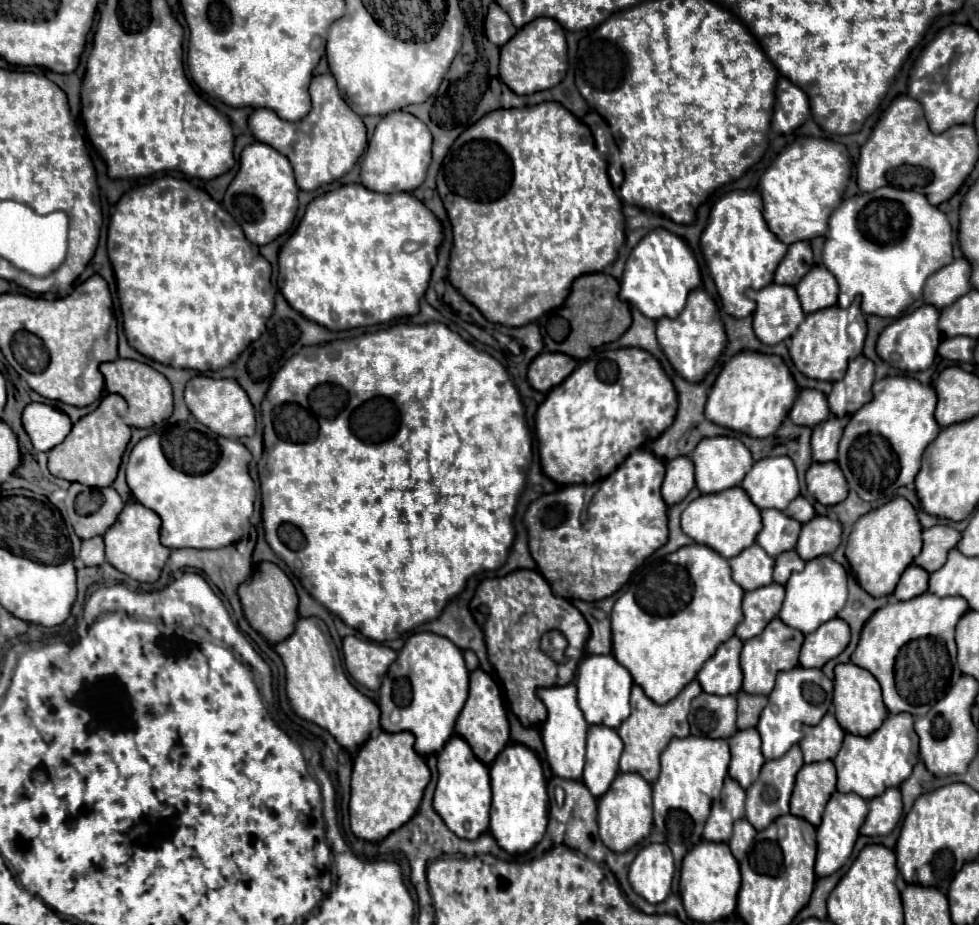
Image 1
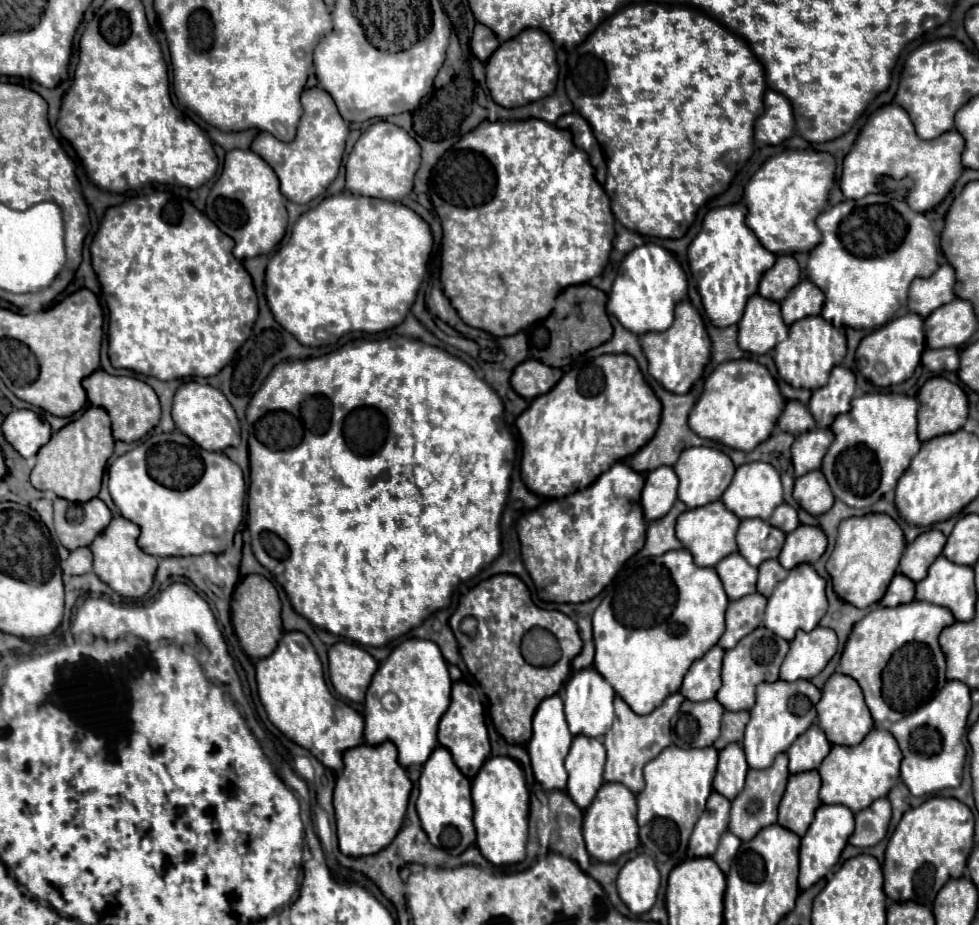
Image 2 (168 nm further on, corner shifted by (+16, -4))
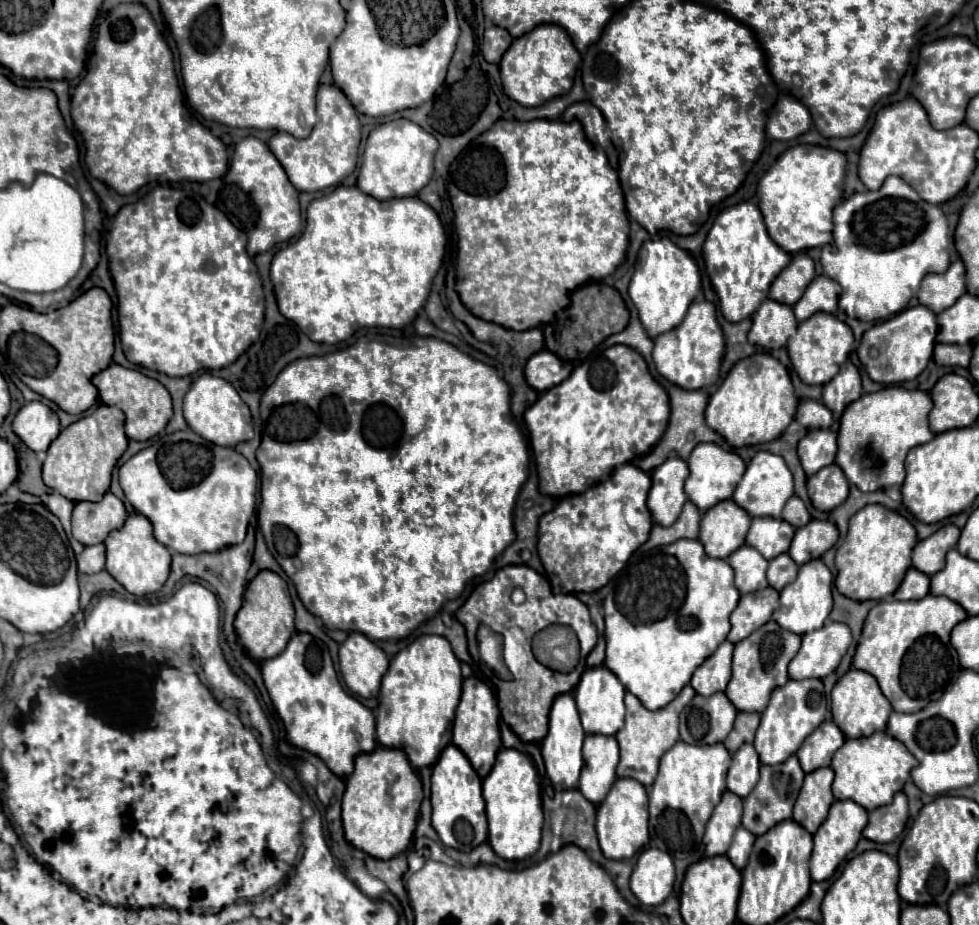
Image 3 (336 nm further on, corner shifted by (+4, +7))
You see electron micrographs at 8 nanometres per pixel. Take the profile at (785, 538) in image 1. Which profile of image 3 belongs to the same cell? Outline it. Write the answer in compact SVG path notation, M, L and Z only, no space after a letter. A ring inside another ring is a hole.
M752 518L752 526L746 536L746 544L756 548L766 560L788 552L794 536L794 526L780 518Z

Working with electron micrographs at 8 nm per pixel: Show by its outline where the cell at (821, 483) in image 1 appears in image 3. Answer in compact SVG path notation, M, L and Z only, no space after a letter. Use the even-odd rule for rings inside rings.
M830 464L816 472L814 476L810 476L808 494L818 510L830 512L832 508L840 506L848 496L848 480L844 472L840 472L840 466Z

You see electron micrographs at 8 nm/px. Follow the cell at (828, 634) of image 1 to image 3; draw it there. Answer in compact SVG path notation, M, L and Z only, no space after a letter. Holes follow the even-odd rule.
M826 620L820 630L802 636L802 646L788 666L794 680L824 678L832 674L852 642L850 628L842 622Z

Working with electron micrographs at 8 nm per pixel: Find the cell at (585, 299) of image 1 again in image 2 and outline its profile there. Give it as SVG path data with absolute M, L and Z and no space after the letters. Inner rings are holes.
M588 283L564 289L556 299L552 315L544 321L544 327L550 331L550 343L544 349L532 351L532 357L550 367L568 367L570 357L578 357L612 337L612 325L606 315L606 293Z

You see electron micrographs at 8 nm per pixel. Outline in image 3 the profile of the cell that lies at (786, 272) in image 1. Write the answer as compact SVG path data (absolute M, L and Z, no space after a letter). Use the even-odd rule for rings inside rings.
M798 252L790 258L790 264L776 276L776 280L770 286L770 298L780 300L784 304L796 304L800 296L804 294L804 288L814 278L814 262L808 254Z

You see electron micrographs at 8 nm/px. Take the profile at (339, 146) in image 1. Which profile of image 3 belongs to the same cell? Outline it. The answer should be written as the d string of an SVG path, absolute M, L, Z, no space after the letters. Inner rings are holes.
M336 84L318 86L316 94L316 112L320 122L312 128L312 134L304 140L298 140L286 132L276 132L268 146L274 156L284 166L288 180L298 192L316 192L340 184L358 162L358 144L360 144L360 120L350 100Z

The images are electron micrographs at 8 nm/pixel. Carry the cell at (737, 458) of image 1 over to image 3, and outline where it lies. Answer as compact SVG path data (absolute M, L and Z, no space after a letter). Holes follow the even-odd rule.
M714 442L698 444L688 458L688 466L690 466L690 476L686 480L684 492L700 508L700 512L706 512L708 508L712 508L712 504L718 504L720 500L732 498L732 492L740 482L740 478L744 476L744 468L746 468L744 460L736 452L724 450Z

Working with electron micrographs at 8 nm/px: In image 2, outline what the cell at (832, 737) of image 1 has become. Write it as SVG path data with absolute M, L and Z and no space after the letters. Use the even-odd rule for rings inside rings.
M812 725L804 735L800 735L794 745L786 751L790 759L790 773L796 775L800 771L812 771L818 769L824 757L830 753L832 743L826 739L824 731L820 731L818 725Z

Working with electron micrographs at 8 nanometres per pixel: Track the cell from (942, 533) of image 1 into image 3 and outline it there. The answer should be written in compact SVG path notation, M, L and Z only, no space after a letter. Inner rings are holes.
M944 524L926 540L920 540L912 552L912 566L928 576L944 568L944 556L950 548L956 546L960 530L954 524Z

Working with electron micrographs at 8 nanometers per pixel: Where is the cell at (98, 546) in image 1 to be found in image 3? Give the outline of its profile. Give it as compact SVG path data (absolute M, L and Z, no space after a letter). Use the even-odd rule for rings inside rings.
M104 544L86 546L82 554L78 554L78 570L84 574L96 574L104 570Z

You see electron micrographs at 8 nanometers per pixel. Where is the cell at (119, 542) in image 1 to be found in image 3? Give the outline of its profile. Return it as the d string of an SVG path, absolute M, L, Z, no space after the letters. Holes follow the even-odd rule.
M134 512L126 518L122 528L116 528L106 538L106 570L120 580L130 594L150 594L164 586L170 574L170 550L156 542L152 536L152 524L146 516Z

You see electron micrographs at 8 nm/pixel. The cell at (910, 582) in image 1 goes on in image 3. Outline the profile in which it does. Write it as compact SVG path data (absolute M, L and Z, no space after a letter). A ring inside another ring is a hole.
M910 568L900 584L900 588L894 592L896 600L920 600L920 596L926 596L930 590L930 578L924 576L924 572Z

